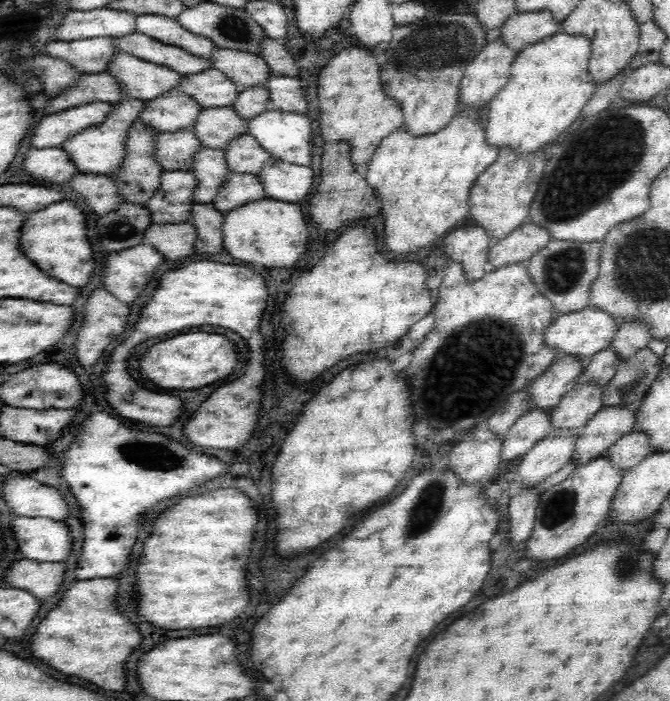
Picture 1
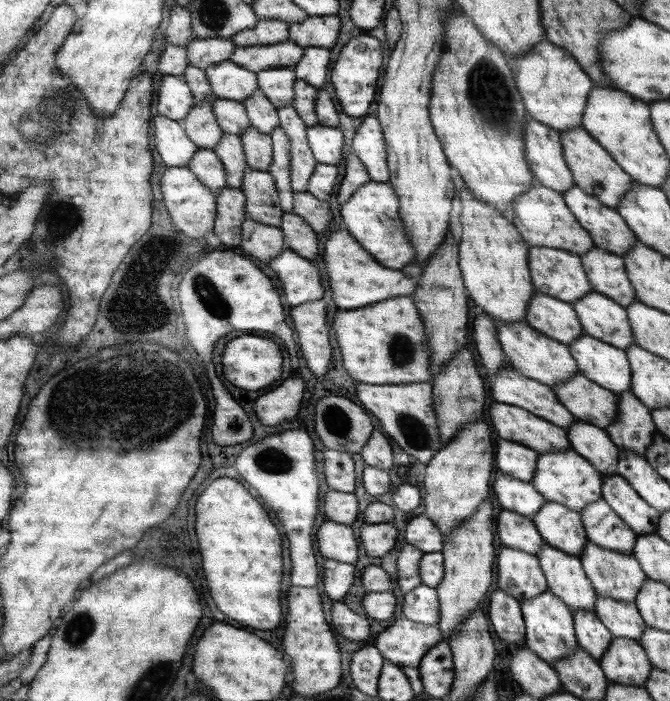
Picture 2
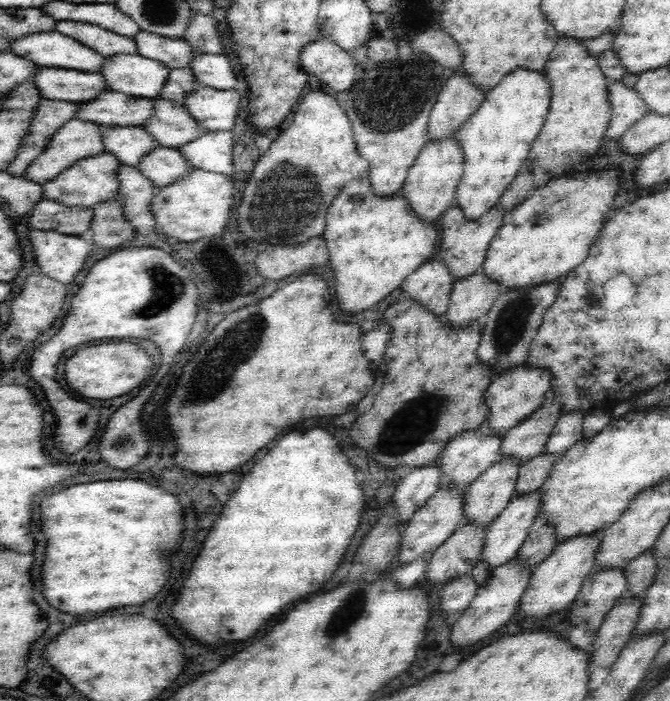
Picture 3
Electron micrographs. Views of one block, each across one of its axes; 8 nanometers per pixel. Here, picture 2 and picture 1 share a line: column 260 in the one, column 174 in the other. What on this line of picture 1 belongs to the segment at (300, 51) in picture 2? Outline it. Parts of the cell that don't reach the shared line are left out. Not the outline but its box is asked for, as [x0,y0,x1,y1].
[112,32,211,75]

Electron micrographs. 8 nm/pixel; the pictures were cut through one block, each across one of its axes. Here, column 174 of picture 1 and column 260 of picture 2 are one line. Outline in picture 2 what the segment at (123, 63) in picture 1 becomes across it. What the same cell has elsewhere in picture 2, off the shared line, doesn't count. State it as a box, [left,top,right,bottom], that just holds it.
[257,68,298,108]

